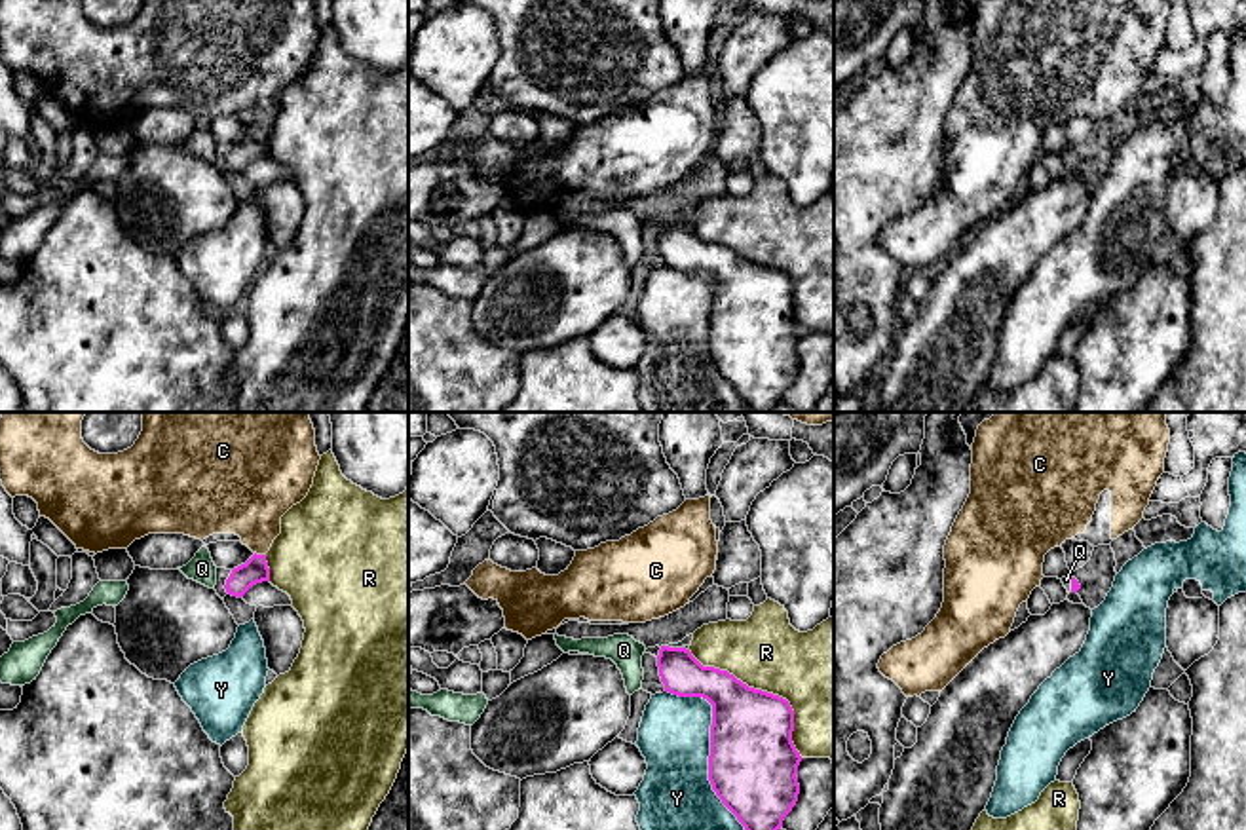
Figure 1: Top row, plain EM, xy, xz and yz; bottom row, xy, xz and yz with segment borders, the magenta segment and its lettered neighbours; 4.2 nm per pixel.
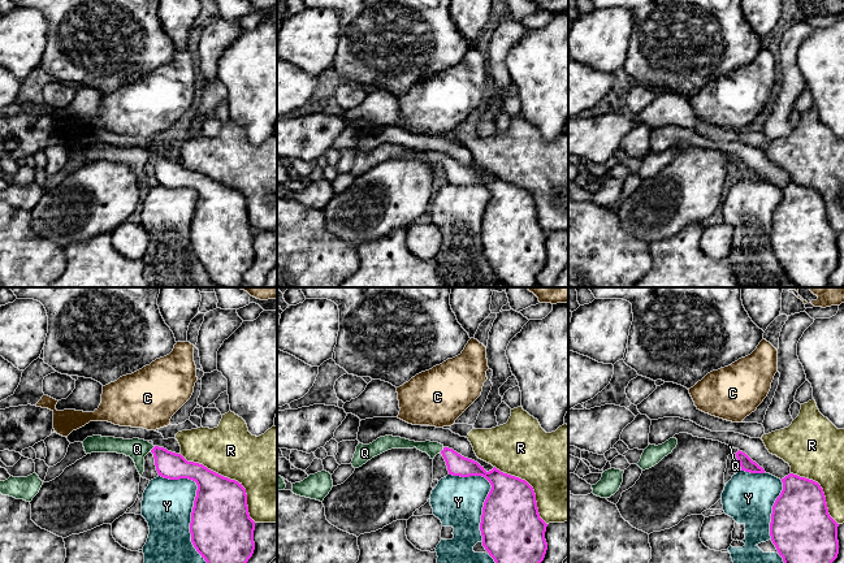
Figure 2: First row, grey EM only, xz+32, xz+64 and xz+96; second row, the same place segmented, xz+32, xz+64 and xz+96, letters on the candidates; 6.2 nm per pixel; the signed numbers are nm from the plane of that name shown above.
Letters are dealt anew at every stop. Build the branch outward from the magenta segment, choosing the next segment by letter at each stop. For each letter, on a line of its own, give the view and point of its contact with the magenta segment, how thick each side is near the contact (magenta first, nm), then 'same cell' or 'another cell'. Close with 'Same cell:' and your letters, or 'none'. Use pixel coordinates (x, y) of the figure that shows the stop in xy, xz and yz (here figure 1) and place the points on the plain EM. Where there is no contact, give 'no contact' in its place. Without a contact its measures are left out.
C: meets magenta in xy at (261, 130); 110 nm thick on the magenta side, 320 nm on the other; another cell
Q: meets magenta in yz at (1072, 160); 40 nm thick on the magenta side, 40 nm on the other; same cell
R: meets magenta in xz at (766, 266); 360 nm thick on the magenta side, 380 nm on the other; another cell
Y: meets magenta in xz at (711, 323); 380 nm thick on the magenta side, 300 nm on the other; another cell
Same cell: Q

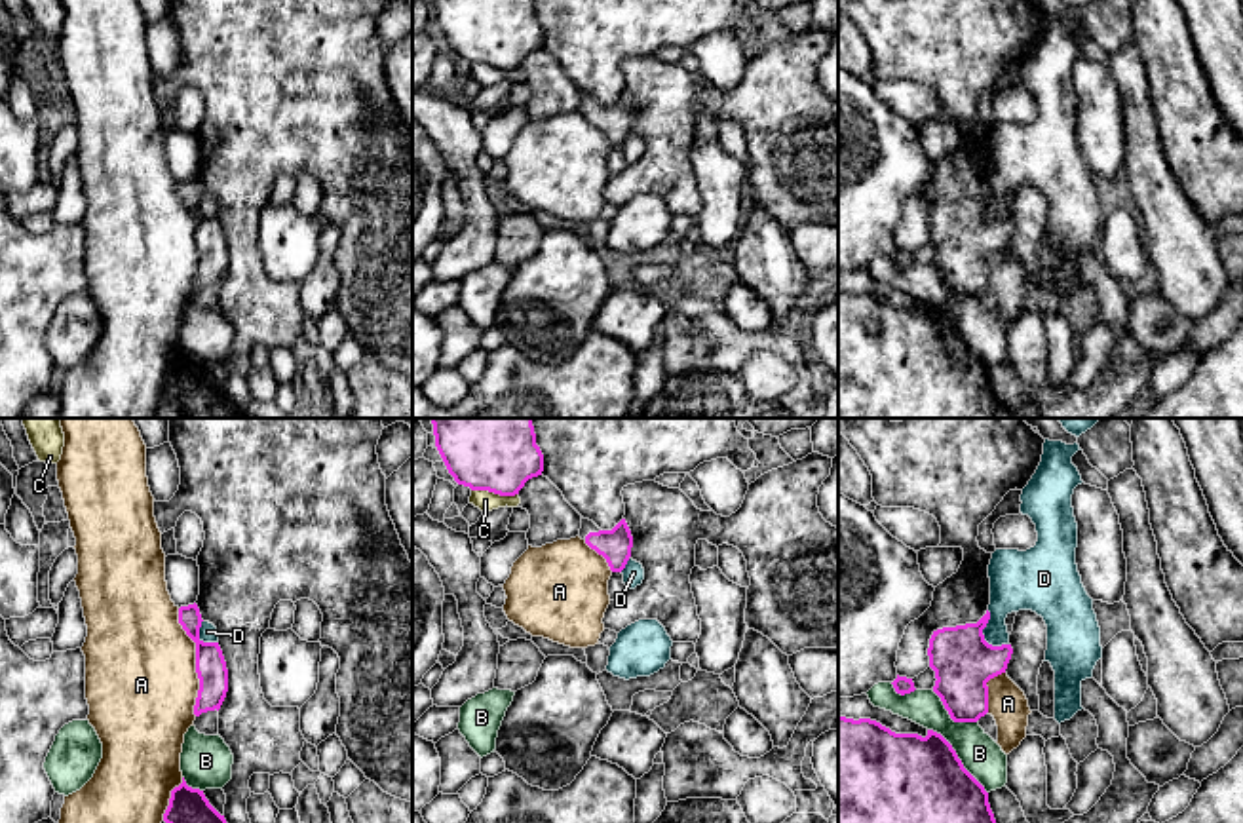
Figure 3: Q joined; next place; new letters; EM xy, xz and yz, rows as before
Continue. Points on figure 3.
A: meets magenta in xy at (196, 236); 130 nm thick on the magenta side, 480 nm on the other; another cell
B: meets magenta in yz at (958, 333); 500 nm thick on the magenta side, 170 nm on the other; another cell
C: meets magenta in xz at (495, 67); 280 nm thick on the magenta side, 90 nm on the other; another cell
D: meets magenta in yz at (983, 211); 260 nm thick on the magenta side, 200 nm on the other; another cell
Same cell: none

